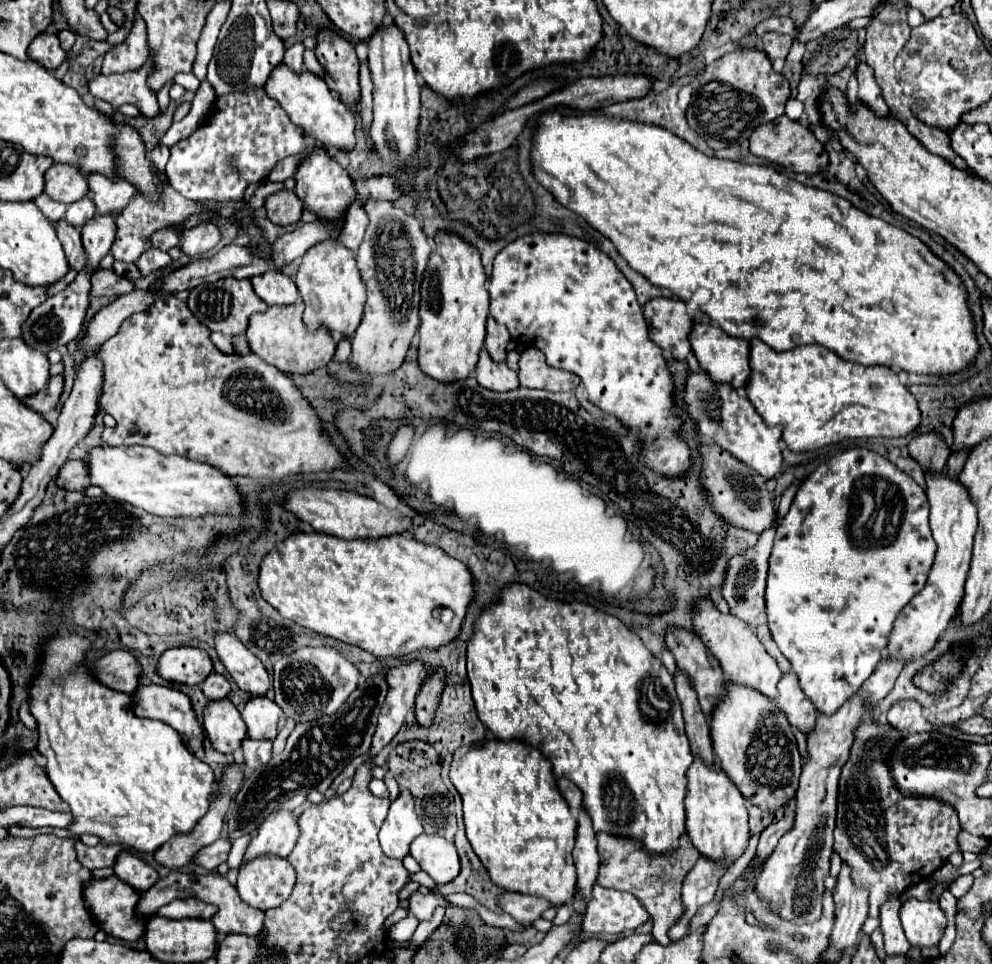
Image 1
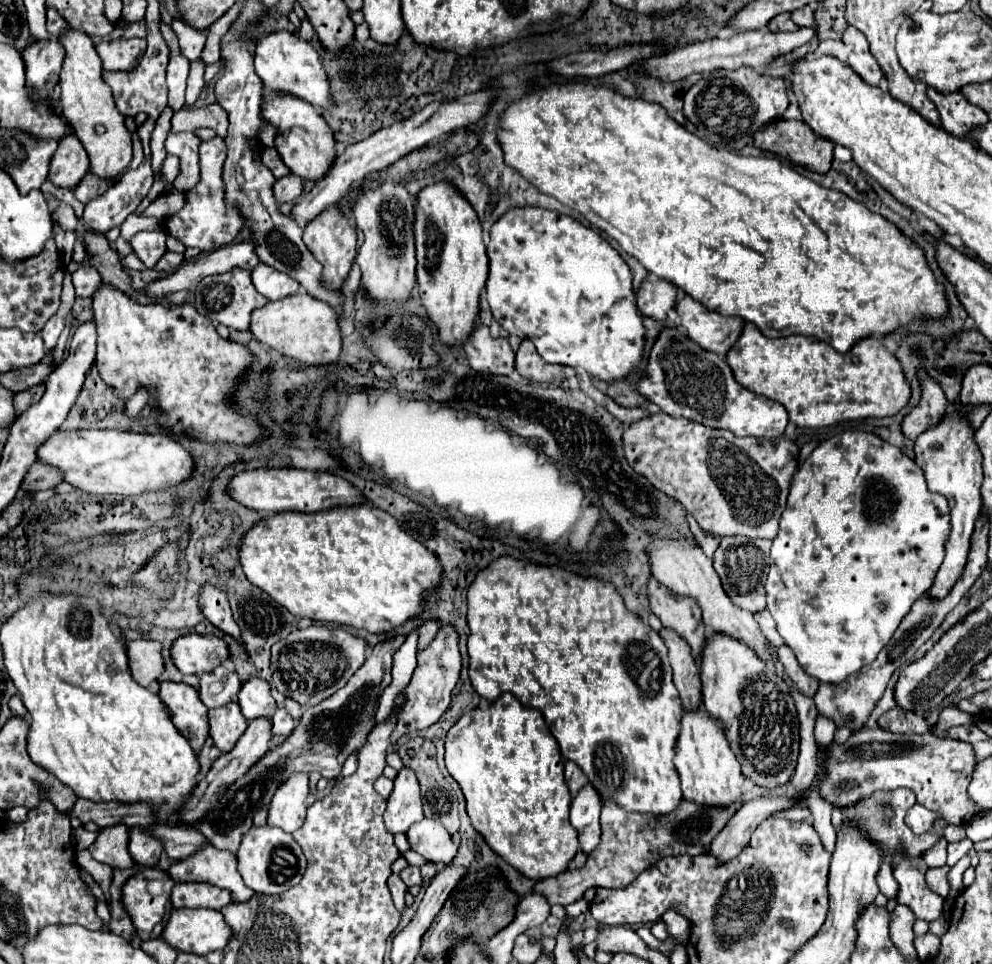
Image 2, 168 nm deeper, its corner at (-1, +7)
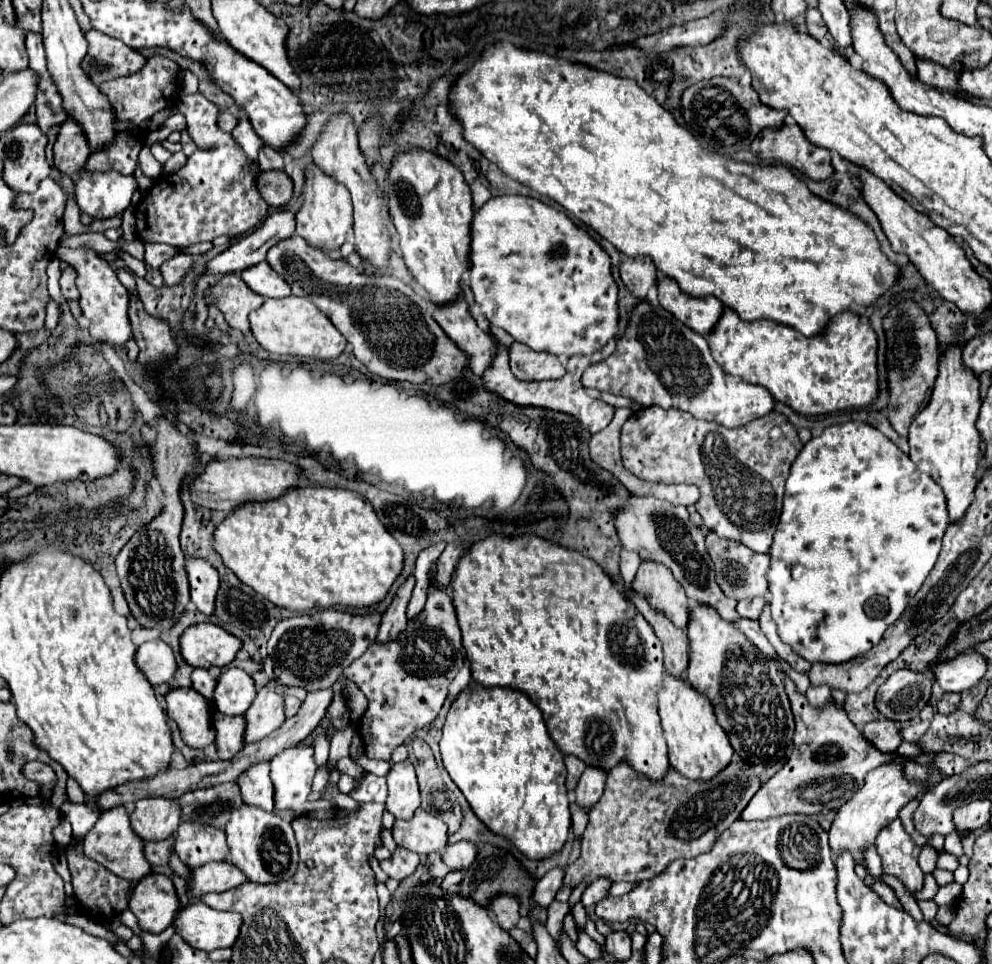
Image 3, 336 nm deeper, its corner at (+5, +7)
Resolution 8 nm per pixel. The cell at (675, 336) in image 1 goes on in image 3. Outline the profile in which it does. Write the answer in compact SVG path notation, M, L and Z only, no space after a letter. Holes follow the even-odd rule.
M623 256L621 280L637 300L647 300L649 288L657 284L657 270L645 258Z

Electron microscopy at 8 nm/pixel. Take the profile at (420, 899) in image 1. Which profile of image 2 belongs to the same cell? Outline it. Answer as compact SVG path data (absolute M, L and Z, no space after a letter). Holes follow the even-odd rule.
M407 866L401 870L401 880L407 884L407 886L419 886L419 866Z

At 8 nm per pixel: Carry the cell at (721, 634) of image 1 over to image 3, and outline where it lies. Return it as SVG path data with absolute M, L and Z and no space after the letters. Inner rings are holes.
M631 496L629 504L619 514L615 514L615 526L623 548L629 552L637 552L641 556L641 562L659 562L667 566L673 572L675 580L685 588L691 604L711 606L723 620L731 624L737 624L741 620L735 610L737 602L733 598L727 598L715 582L715 570L705 550L705 536L689 520L689 512L685 506L673 506L651 496Z

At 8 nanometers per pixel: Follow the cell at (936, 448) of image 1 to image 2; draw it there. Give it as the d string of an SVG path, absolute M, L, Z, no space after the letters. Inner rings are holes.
M925 358L921 360L921 368L917 370L917 378L921 382L921 400L919 404L903 418L903 434L909 440L915 440L923 430L935 426L947 412L947 398L943 388L927 374Z

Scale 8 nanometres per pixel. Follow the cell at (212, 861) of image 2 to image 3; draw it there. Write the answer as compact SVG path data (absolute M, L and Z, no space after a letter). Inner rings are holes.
M181 822L179 830L173 836L177 856L191 870L229 858L225 832L211 830L211 826L191 826L191 822Z

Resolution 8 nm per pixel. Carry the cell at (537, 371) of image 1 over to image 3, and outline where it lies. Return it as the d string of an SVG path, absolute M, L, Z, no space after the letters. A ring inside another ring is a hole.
M513 342L509 346L509 364L511 364L511 372L519 378L519 380L545 380L543 376L539 376L539 366L543 362L553 362L555 364L555 356L551 354L535 354L535 350L531 350L529 346L523 346L521 342Z

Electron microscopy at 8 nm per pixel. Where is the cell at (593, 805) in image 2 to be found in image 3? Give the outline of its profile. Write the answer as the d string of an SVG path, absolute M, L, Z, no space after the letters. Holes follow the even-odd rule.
M587 768L575 788L575 806L591 810L601 798L603 788L605 788L605 774L601 770Z

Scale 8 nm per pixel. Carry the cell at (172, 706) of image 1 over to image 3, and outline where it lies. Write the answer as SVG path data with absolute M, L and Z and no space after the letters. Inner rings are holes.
M173 688L167 692L165 702L167 702L167 714L179 726L181 738L187 746L205 748L205 746L213 744L215 734L213 734L213 726L209 724L211 722L211 708L209 708L209 702L199 692L195 692L193 688Z

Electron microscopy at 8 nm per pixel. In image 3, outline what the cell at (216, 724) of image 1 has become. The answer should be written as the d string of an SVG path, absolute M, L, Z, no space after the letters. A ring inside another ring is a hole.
M219 710L213 712L215 746L217 746L217 756L221 760L233 758L243 748L245 724L247 722L243 716L227 716L227 714L219 714Z

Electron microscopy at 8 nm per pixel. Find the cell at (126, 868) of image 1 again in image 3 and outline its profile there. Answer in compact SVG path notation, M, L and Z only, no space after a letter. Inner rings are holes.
M145 798L131 812L131 828L143 842L159 842L169 838L179 826L179 806L175 800Z

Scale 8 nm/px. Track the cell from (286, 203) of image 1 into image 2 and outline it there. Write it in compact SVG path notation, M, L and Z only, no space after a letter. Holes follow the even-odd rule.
M297 174L283 176L273 184L273 194L277 202L293 202L301 196L301 192L303 192L303 178L297 178Z

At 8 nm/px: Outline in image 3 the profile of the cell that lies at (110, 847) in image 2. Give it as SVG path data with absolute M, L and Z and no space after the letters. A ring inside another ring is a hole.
M125 806L111 808L99 816L97 824L89 830L87 840L83 842L83 852L87 858L99 862L101 866L111 870L113 874L119 874L125 880L139 880L143 878L143 874L151 872L151 864L145 860L143 854L143 842L129 826L129 814Z

